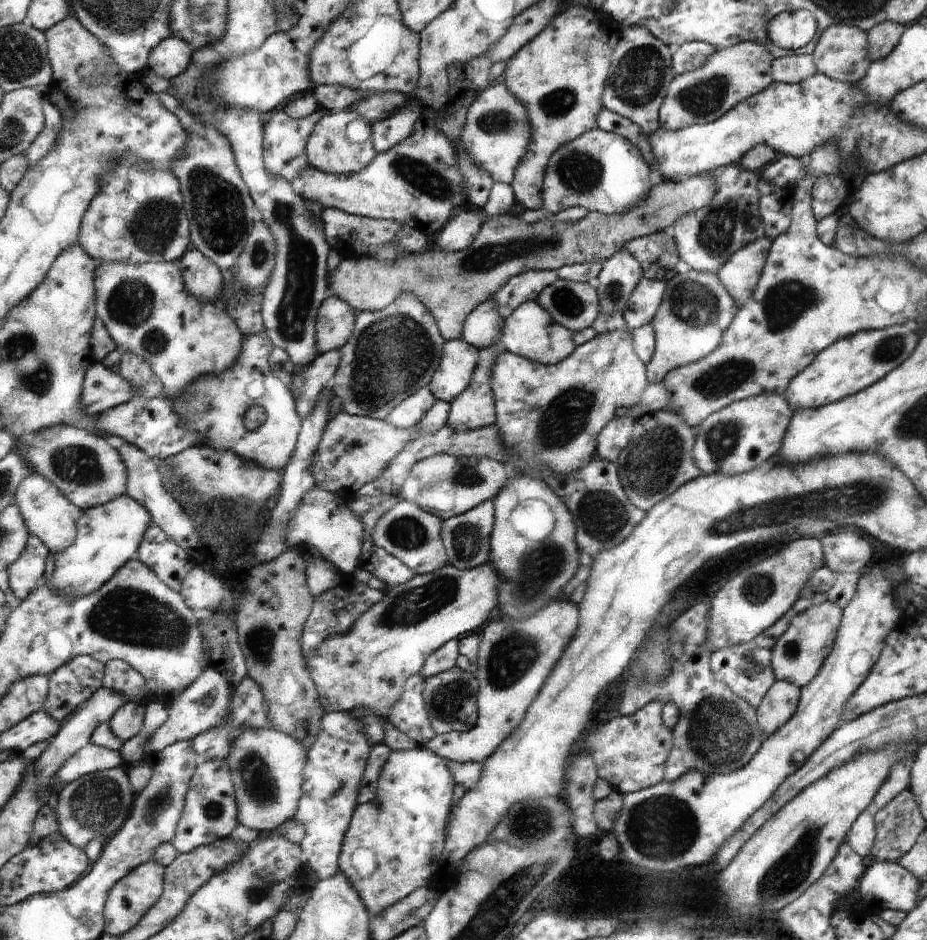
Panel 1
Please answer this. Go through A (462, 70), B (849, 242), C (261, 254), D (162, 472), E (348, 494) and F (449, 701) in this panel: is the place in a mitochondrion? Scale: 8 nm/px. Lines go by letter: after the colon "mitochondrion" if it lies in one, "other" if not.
A: other
B: other
C: mitochondrion
D: other
E: other
F: mitochondrion

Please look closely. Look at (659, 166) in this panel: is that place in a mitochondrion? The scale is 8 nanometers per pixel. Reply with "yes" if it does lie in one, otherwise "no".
no

